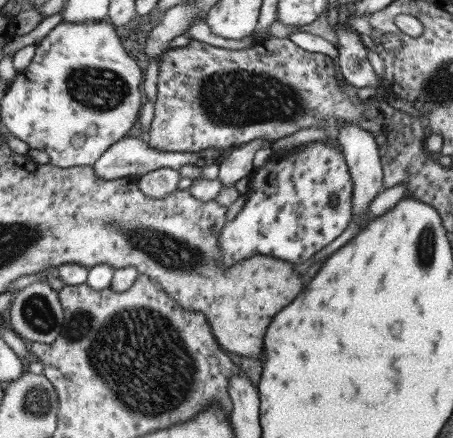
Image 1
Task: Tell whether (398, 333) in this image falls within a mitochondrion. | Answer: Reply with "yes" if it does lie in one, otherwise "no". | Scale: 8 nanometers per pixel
no

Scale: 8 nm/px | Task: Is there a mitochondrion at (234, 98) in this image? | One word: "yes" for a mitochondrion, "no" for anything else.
yes

